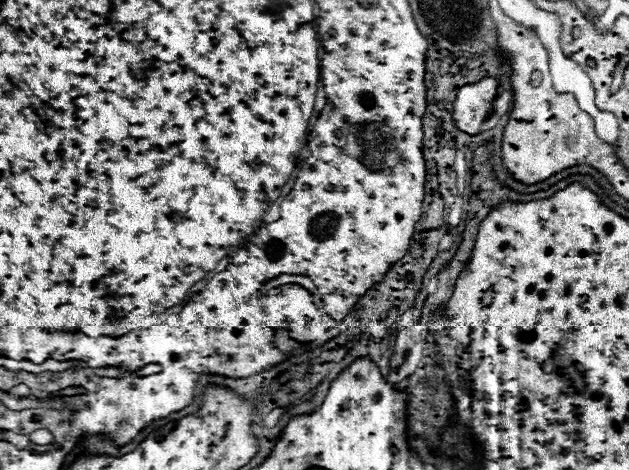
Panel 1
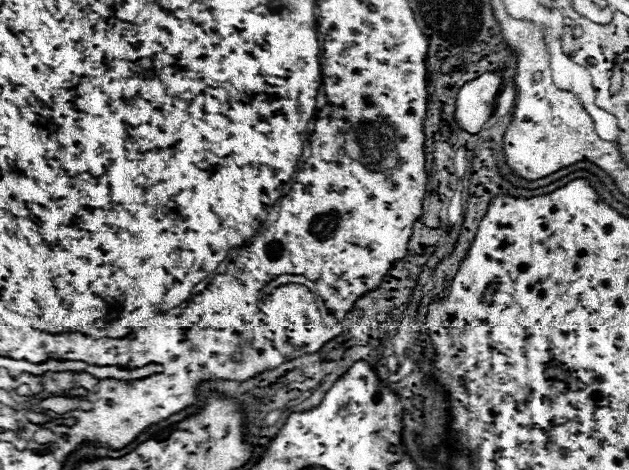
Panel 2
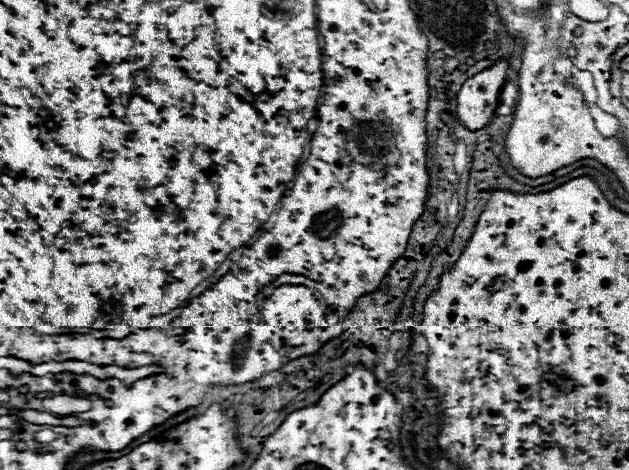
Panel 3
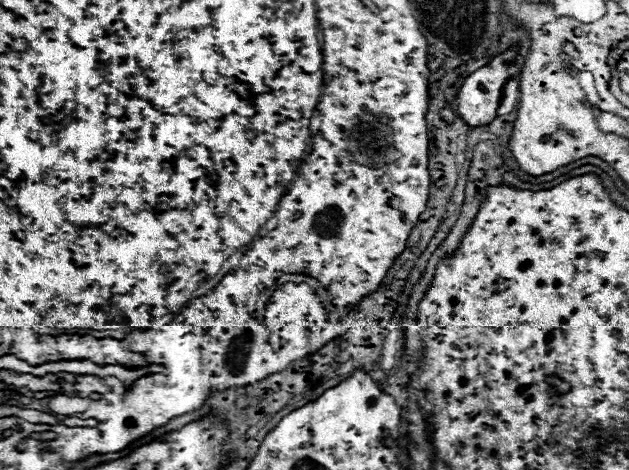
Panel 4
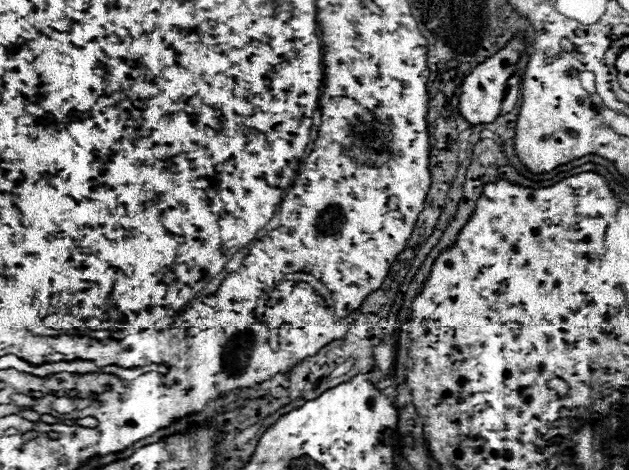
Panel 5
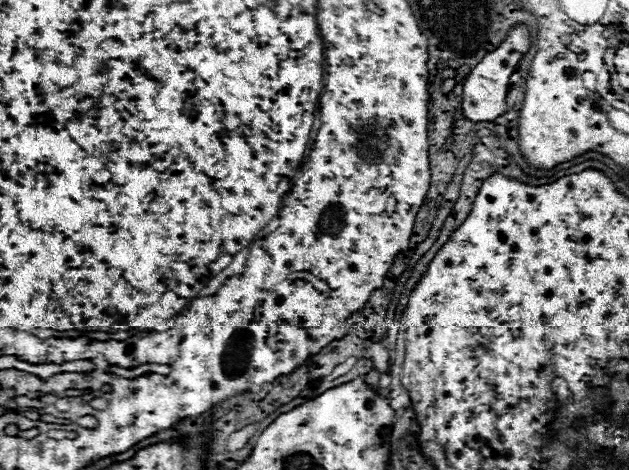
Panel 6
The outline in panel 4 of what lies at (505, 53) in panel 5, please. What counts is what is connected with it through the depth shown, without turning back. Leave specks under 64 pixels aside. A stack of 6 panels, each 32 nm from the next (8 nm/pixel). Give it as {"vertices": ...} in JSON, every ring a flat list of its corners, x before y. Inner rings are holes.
{"vertices":[[508,50,464,80,458,92,458,116,470,128,490,124,496,118,504,84,512,76,512,64,504,62,512,60,514,50]]}

